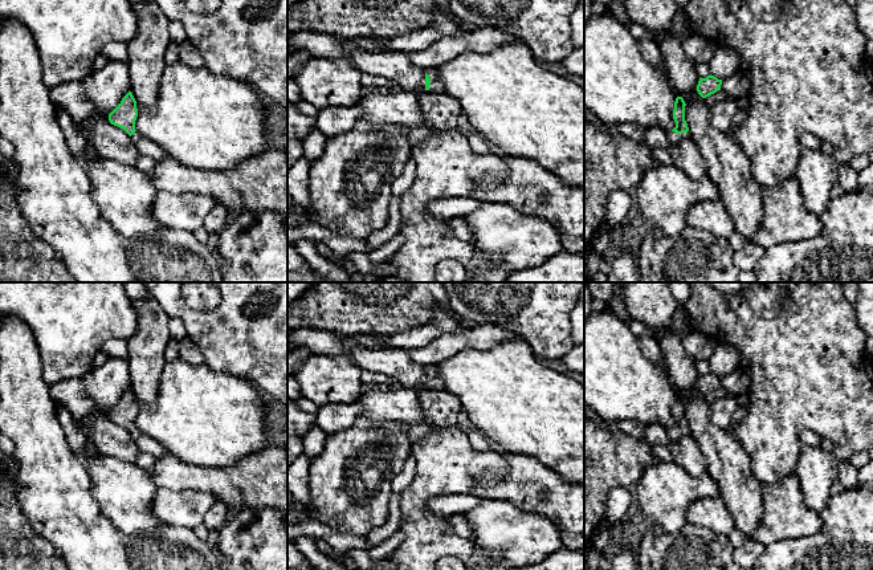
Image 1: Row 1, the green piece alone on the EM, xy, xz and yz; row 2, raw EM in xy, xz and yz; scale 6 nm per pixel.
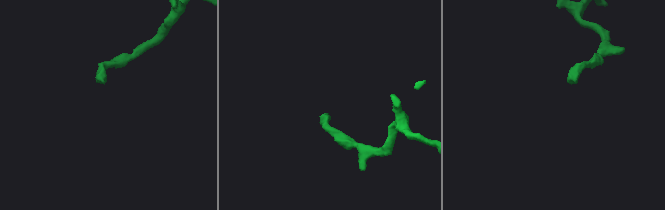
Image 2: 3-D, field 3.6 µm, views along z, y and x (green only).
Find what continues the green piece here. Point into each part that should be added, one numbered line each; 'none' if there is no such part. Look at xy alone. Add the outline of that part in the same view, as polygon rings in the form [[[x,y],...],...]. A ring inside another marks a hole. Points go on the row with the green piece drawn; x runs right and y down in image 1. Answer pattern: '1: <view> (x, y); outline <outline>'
1: xy (145, 146); outline [[[135,131],[131,135],[131,139],[135,143],[135,146],[138,147],[140,154],[150,155],[155,162],[163,160],[170,156],[170,154],[166,150],[163,150],[160,146],[158,146],[152,141],[147,139],[138,131]]]

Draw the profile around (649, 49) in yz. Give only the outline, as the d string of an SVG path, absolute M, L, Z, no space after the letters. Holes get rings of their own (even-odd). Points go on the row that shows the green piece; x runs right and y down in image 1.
M640 40L640 50L642 56L654 66L654 69L666 80L666 66L661 52L654 41Z

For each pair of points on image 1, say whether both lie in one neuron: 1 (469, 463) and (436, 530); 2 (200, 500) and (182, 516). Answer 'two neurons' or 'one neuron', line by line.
1: one neuron
2: one neuron

